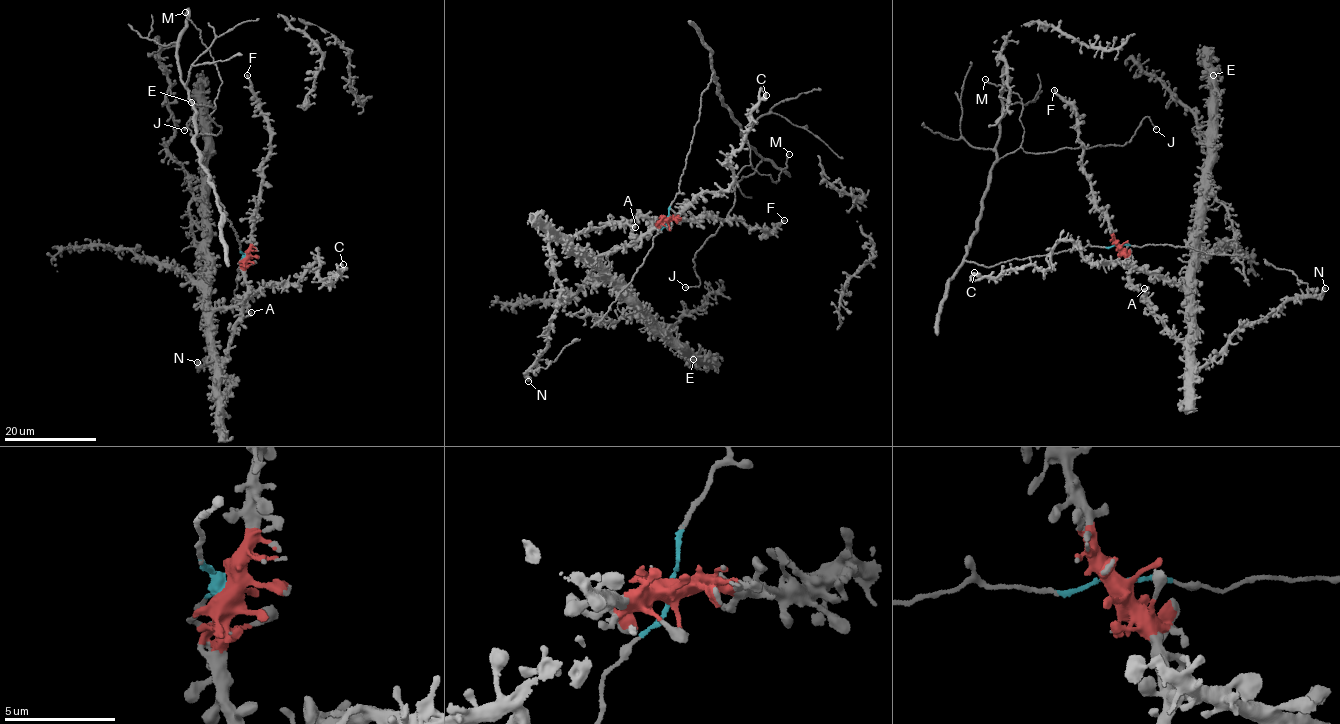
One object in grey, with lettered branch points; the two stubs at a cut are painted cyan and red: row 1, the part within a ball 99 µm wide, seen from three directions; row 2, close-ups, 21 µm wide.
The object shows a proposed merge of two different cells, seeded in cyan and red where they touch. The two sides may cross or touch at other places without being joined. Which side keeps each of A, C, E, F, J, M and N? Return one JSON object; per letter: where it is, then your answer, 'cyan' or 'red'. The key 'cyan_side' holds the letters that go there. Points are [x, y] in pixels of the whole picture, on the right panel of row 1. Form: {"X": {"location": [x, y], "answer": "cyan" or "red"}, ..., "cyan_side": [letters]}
{"A": {"location": [1144, 288], "answer": "red"}, "C": {"location": [974, 272], "answer": "red"}, "E": {"location": [1213, 75], "answer": "red"}, "F": {"location": [1054, 90], "answer": "red"}, "J": {"location": [1156, 129], "answer": "cyan"}, "M": {"location": [985, 79], "answer": "cyan"}, "N": {"location": [1325, 288], "answer": "red"}, "cyan_side": ["J", "M"]}

